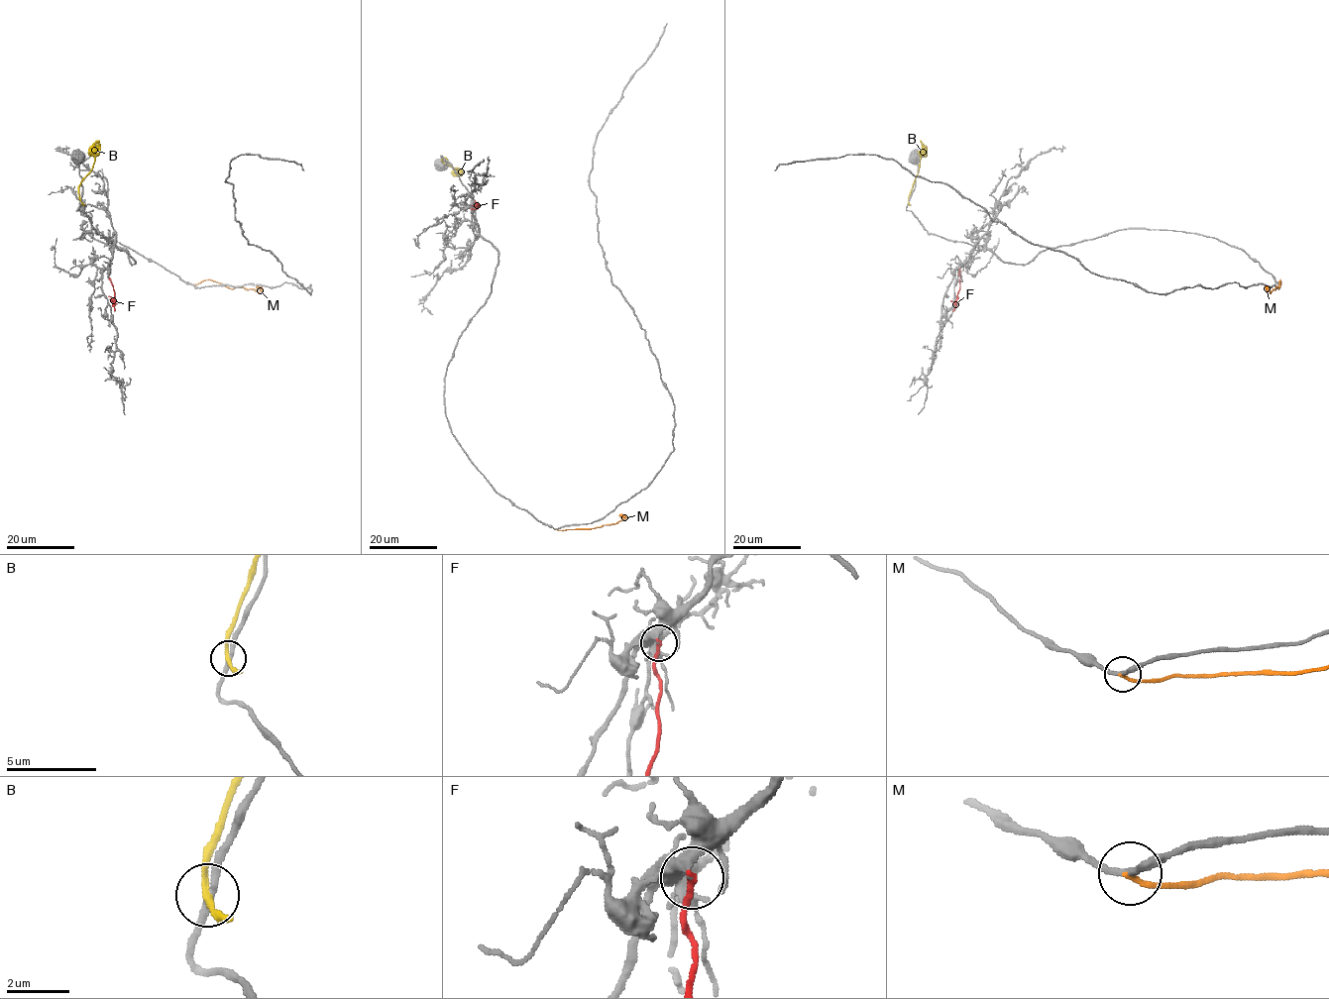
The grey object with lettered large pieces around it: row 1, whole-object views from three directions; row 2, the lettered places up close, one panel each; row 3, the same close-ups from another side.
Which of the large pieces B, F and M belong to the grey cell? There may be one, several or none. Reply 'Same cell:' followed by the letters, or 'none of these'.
Same cell: F

